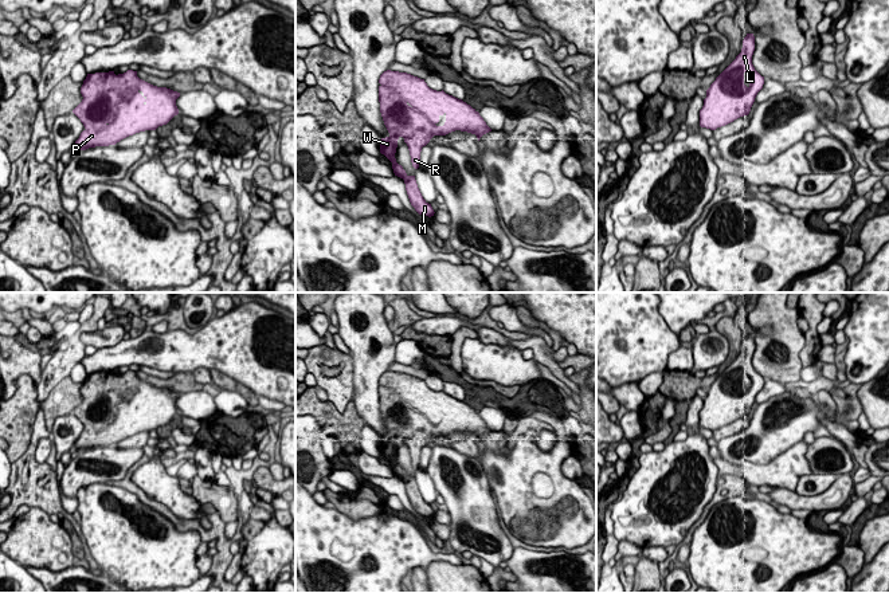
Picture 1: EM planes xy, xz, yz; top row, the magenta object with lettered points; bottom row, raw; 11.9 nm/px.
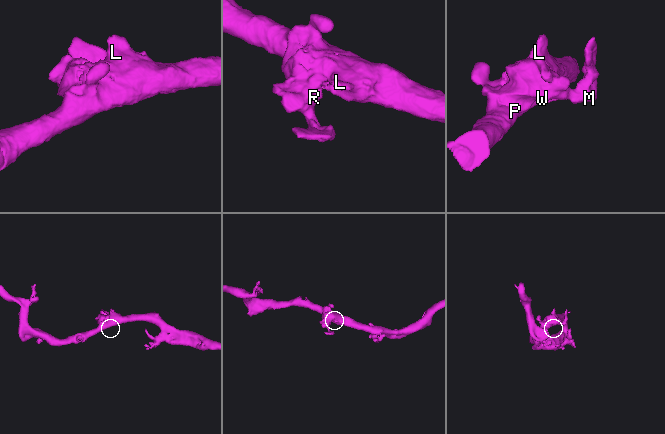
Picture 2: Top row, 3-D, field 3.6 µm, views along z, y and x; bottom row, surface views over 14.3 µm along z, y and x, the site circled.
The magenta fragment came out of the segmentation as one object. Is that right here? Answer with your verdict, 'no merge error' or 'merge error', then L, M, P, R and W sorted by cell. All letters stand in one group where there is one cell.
no merge error; L M P R W

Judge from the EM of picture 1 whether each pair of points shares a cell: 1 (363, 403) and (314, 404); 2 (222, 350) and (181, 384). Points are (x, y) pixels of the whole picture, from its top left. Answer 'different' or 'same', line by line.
1: different
2: different

